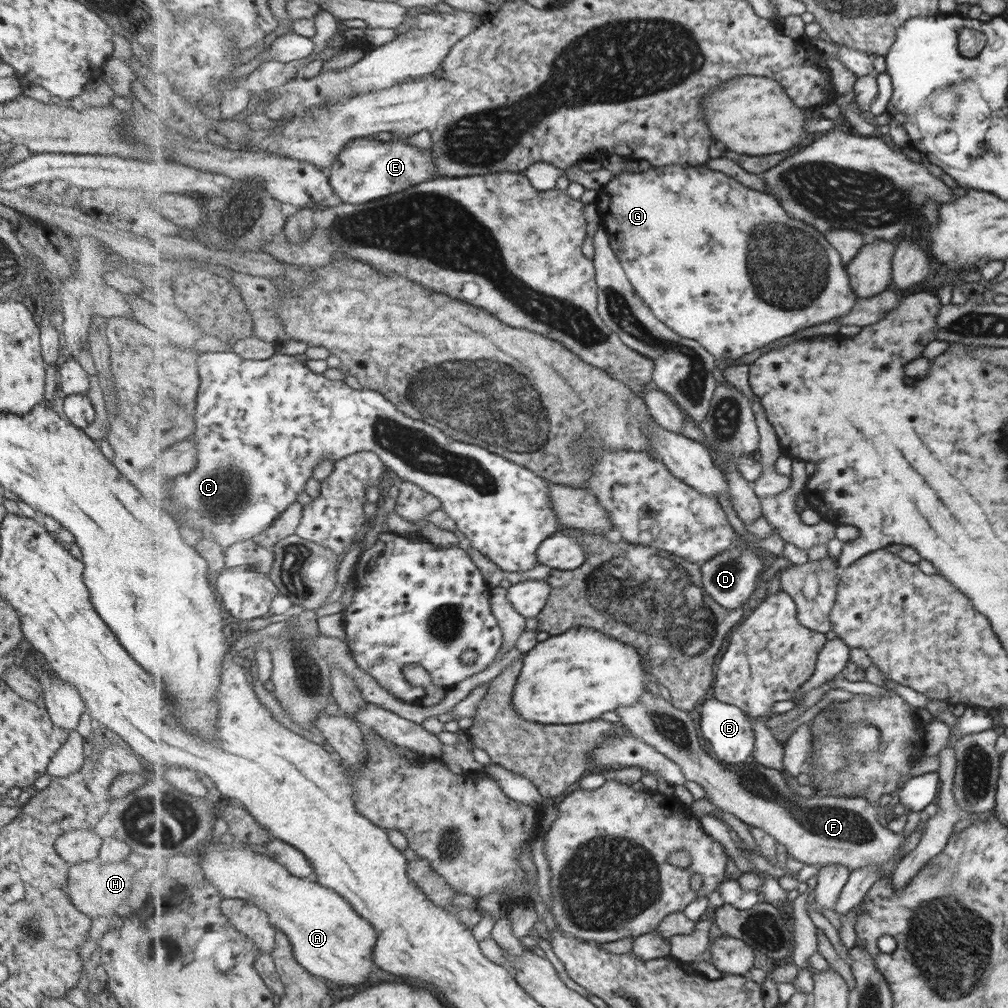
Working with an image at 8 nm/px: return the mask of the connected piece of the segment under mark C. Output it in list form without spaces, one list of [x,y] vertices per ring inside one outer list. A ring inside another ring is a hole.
[[[234,351],[206,352],[201,354],[198,359],[198,366],[200,371],[200,390],[196,410],[197,428],[191,438],[193,438],[197,450],[199,450],[199,464],[197,464],[197,468],[193,472],[189,472],[185,476],[179,476],[173,482],[173,502],[177,502],[177,506],[185,506],[185,516],[187,516],[185,526],[197,530],[199,536],[203,539],[214,538],[223,551],[233,546],[236,542],[251,542],[257,535],[269,529],[274,524],[274,521],[280,517],[281,513],[284,513],[289,506],[296,504],[299,495],[305,492],[307,480],[314,476],[318,464],[328,458],[334,458],[338,461],[345,459],[351,454],[364,451],[372,451],[379,455],[380,459],[396,474],[402,484],[414,482],[423,490],[440,498],[442,509],[447,512],[449,518],[455,520],[458,530],[471,539],[472,545],[479,552],[488,556],[494,564],[497,564],[506,573],[524,573],[537,565],[541,565],[536,555],[537,549],[548,538],[563,530],[558,521],[557,513],[552,507],[548,479],[543,478],[536,471],[529,470],[526,466],[521,466],[520,463],[513,462],[503,455],[490,451],[488,448],[477,446],[475,443],[461,442],[459,439],[445,434],[437,426],[410,418],[396,403],[388,399],[380,391],[365,388],[355,390],[351,386],[347,386],[342,380],[331,380],[324,373],[316,374],[313,370],[309,370],[305,364],[295,360],[293,356],[286,356],[285,354],[275,354],[275,356],[267,360],[246,360]]]

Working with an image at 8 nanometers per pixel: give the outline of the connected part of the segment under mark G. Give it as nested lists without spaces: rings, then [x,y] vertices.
[[[705,164],[623,172],[598,191],[595,205],[637,294],[659,321],[698,341],[716,360],[735,360],[784,336],[834,321],[855,304],[837,250],[815,226],[791,218],[778,198],[751,190]]]

